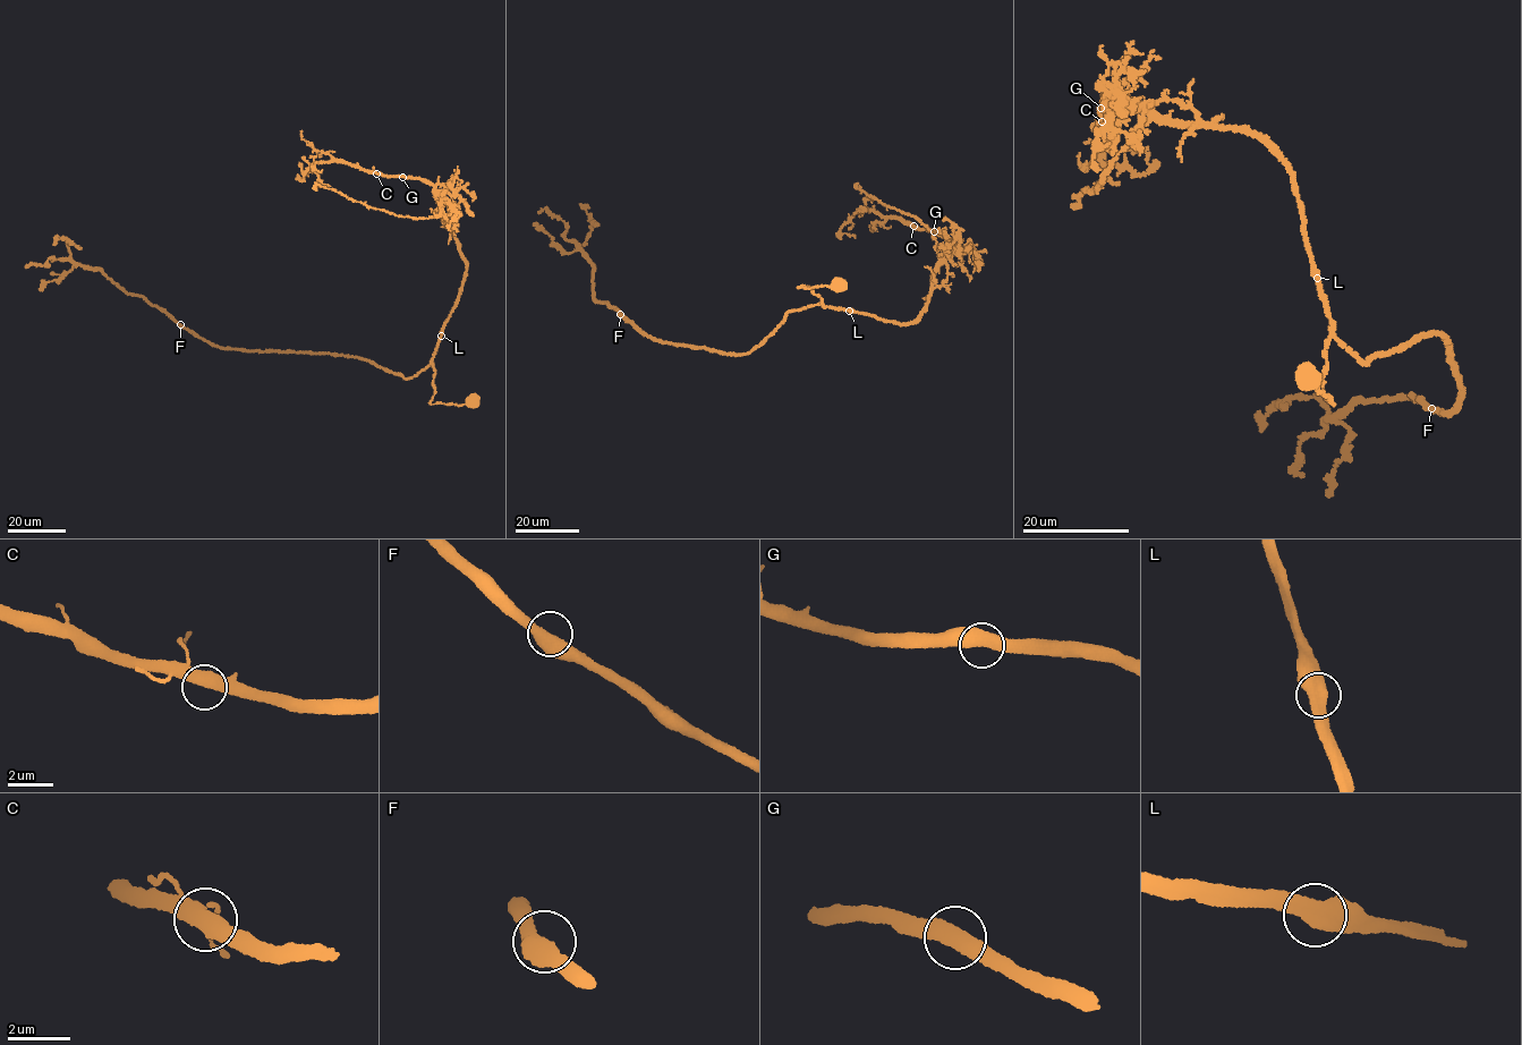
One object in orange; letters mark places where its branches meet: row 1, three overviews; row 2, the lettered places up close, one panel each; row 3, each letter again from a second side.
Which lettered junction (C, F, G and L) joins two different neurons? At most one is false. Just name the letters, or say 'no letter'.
no letter

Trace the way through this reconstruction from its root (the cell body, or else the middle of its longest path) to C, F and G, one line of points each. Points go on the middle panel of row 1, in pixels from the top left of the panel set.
C: (838, 285), (798, 287), (811, 288), (825, 307), (900, 325), (916, 321), (936, 263), (953, 241), (913, 226)
F: (838, 285), (798, 287), (811, 288), (823, 305), (787, 312), (758, 345), (741, 355), (654, 340), (620, 314)
G: (838, 285), (798, 287), (811, 288), (825, 307), (900, 325), (916, 321), (936, 263), (953, 243), (934, 231)

